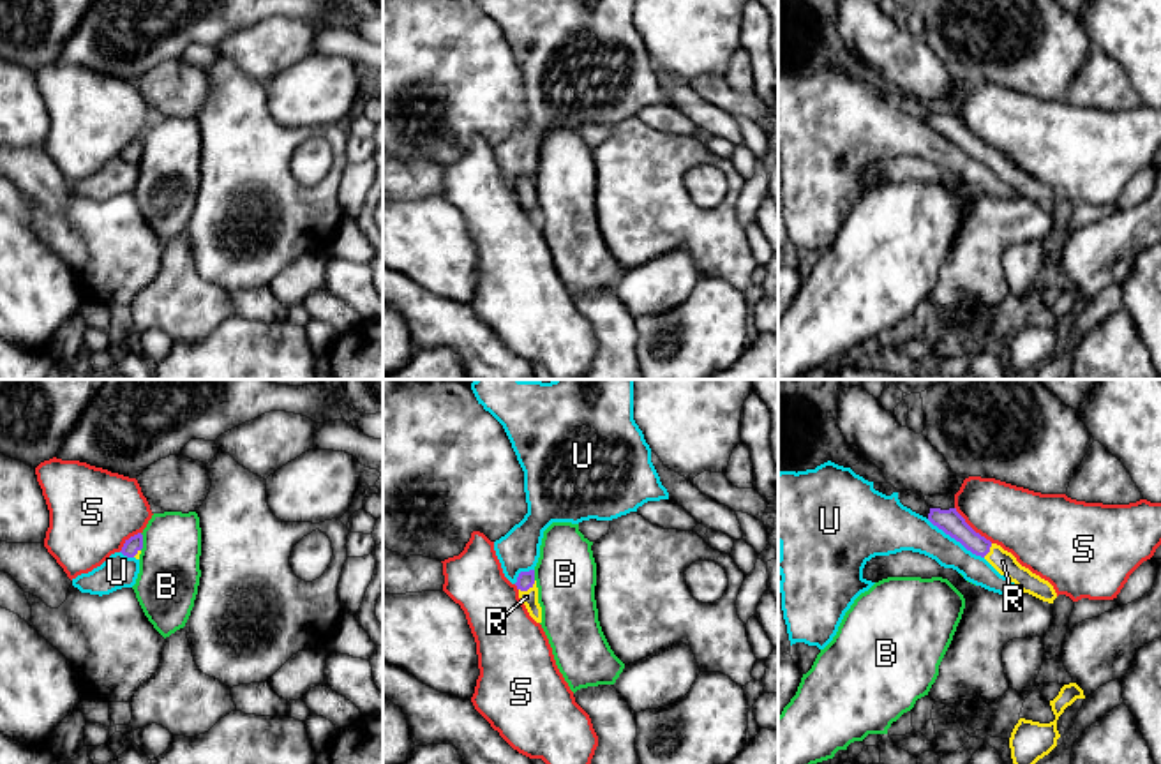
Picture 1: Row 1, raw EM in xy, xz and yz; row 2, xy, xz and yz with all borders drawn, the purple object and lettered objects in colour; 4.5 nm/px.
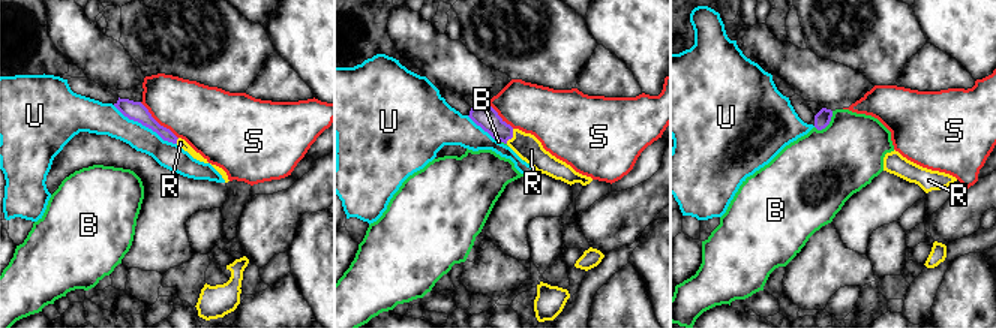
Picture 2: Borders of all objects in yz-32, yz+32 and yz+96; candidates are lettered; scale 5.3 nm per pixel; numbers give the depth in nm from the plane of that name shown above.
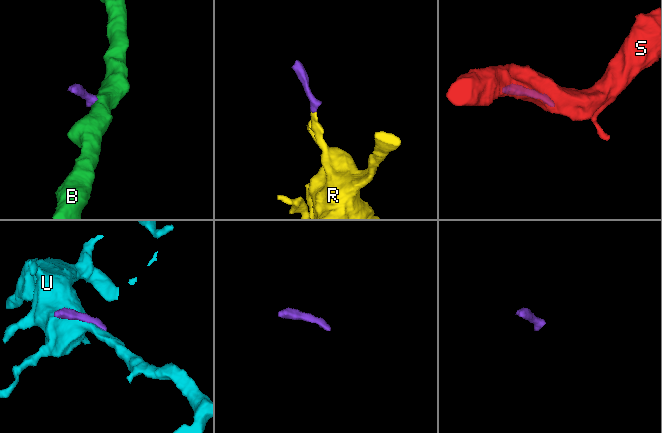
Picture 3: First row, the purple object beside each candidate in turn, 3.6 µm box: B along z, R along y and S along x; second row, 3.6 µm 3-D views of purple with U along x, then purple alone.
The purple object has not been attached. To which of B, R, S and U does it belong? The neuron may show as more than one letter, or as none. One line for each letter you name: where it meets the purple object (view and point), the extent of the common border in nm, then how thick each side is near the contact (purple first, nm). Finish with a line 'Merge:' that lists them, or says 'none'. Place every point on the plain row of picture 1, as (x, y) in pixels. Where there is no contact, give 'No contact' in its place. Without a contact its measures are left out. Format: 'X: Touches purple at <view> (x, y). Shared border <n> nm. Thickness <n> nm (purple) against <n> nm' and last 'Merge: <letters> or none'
R: Touches purple at xz (526, 194). Shared border 90 nm. Thickness 80 nm (purple) against 80 nm
Merge: R

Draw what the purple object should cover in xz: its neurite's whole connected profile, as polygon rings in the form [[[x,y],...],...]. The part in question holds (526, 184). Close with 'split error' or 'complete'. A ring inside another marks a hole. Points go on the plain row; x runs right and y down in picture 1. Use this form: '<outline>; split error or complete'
[[[535,175],[521,176],[515,187],[519,194],[519,203],[526,210],[529,221],[542,228],[542,212],[538,208],[538,192],[535,185]]]; split error

